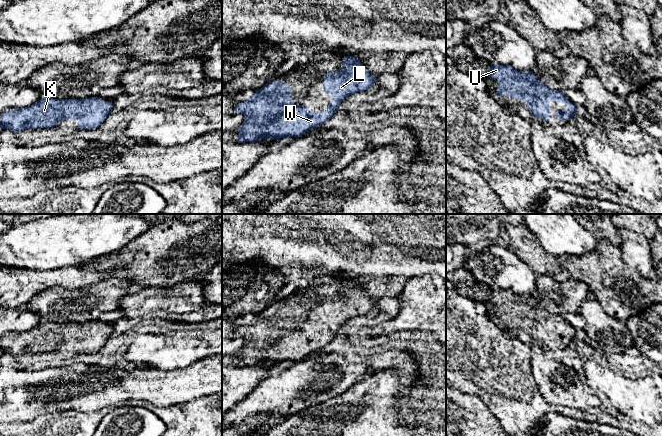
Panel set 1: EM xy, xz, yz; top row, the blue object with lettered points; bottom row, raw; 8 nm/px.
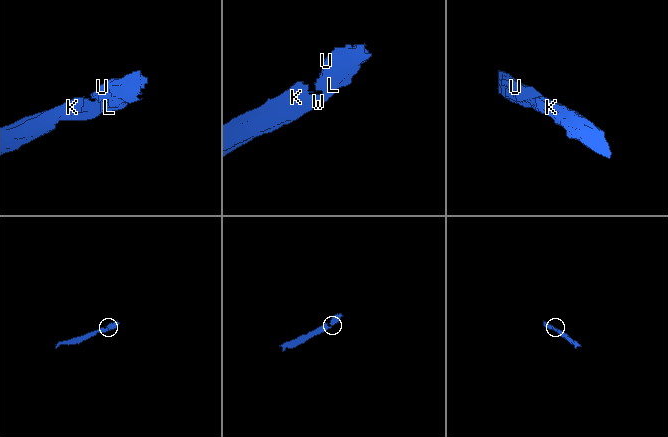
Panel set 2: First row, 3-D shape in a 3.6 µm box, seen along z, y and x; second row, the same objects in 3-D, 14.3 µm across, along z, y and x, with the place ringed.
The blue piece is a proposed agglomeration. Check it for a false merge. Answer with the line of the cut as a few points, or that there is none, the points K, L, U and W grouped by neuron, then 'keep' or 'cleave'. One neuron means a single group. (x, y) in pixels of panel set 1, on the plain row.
no cut | K L U W | keep

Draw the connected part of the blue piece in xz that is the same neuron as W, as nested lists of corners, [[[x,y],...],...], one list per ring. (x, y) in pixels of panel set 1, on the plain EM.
[[[344,280],[342,283],[343,291],[334,296],[324,298],[324,316],[332,318],[332,325],[328,328],[326,335],[309,334],[308,330],[295,329],[291,323],[291,311],[285,309],[281,304],[273,304],[264,309],[246,325],[239,327],[234,336],[242,337],[244,345],[236,354],[238,357],[237,365],[245,367],[260,363],[301,361],[305,356],[320,351],[324,346],[331,343],[337,336],[341,326],[349,319],[365,315],[376,307],[376,300],[366,294],[360,284],[353,280]]]

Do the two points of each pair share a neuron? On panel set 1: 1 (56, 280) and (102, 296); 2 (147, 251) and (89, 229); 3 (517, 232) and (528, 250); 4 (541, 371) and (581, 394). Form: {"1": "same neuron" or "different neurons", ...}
{"1": "different neurons", "2": "different neurons", "3": "same neuron", "4": "same neuron"}

